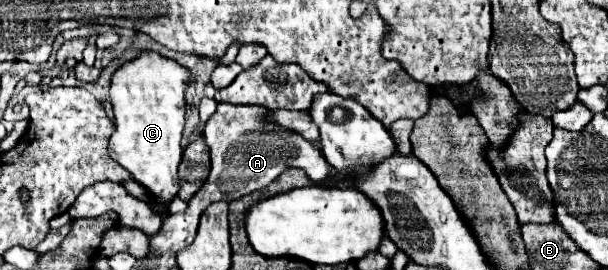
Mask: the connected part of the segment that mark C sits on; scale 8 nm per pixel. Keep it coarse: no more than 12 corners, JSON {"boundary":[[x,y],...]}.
{"boundary":[[143,51],[111,83],[109,155],[165,215],[189,71]]}

